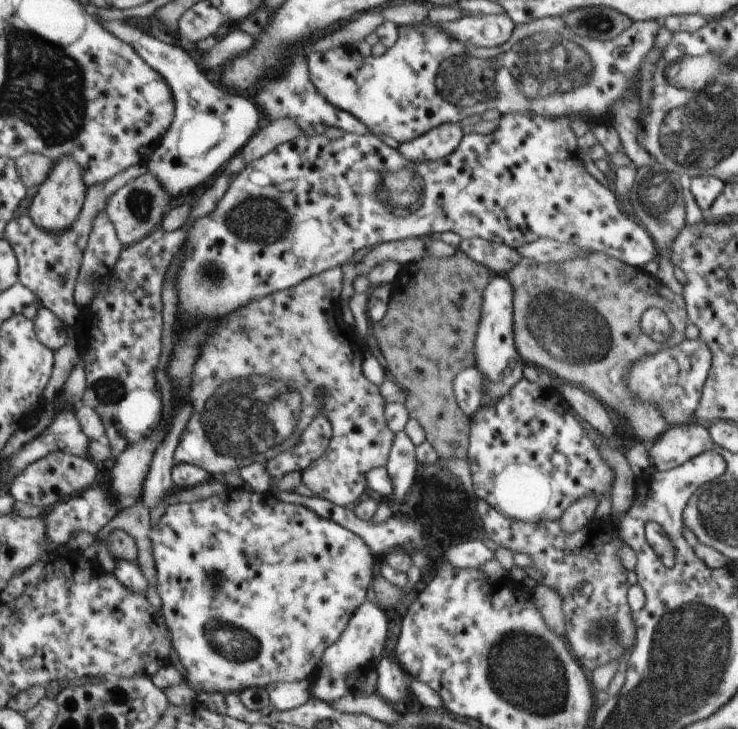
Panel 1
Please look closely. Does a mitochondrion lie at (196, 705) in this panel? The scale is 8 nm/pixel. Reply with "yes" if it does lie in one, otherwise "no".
no

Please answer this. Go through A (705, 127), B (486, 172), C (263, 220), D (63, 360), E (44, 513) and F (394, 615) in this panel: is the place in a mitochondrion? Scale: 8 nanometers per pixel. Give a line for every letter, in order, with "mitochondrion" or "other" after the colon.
A: mitochondrion
B: other
C: mitochondrion
D: other
E: other
F: other

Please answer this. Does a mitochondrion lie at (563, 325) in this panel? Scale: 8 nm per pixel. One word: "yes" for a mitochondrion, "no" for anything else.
yes

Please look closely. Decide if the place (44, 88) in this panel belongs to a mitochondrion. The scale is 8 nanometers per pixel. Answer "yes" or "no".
yes

